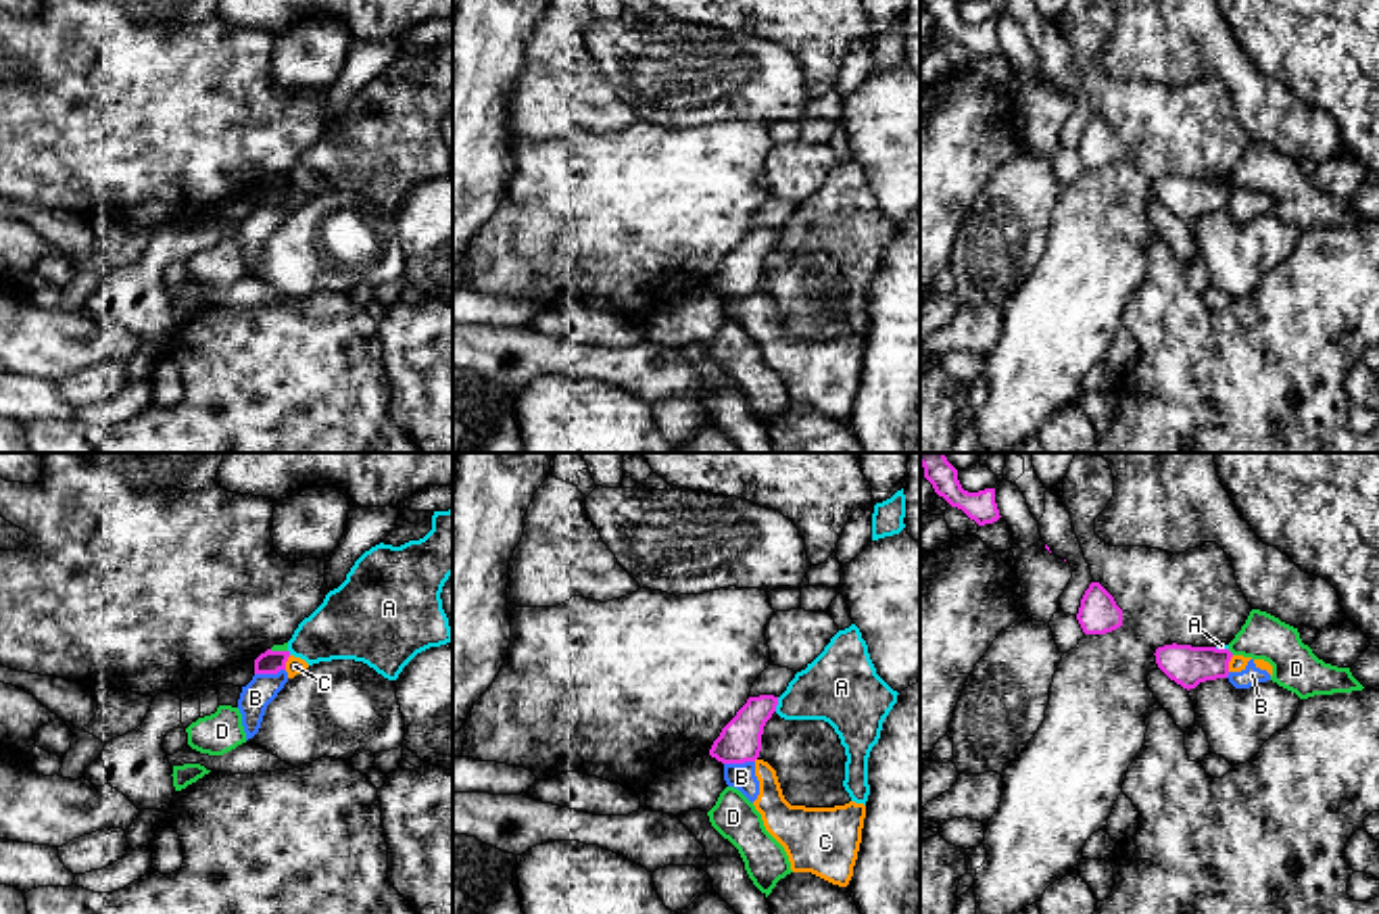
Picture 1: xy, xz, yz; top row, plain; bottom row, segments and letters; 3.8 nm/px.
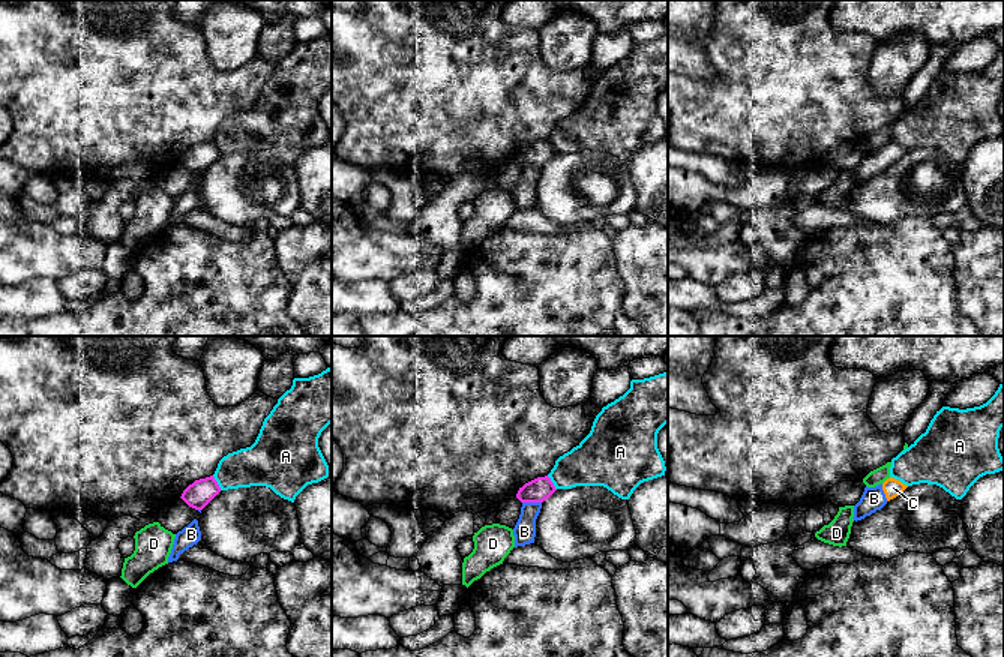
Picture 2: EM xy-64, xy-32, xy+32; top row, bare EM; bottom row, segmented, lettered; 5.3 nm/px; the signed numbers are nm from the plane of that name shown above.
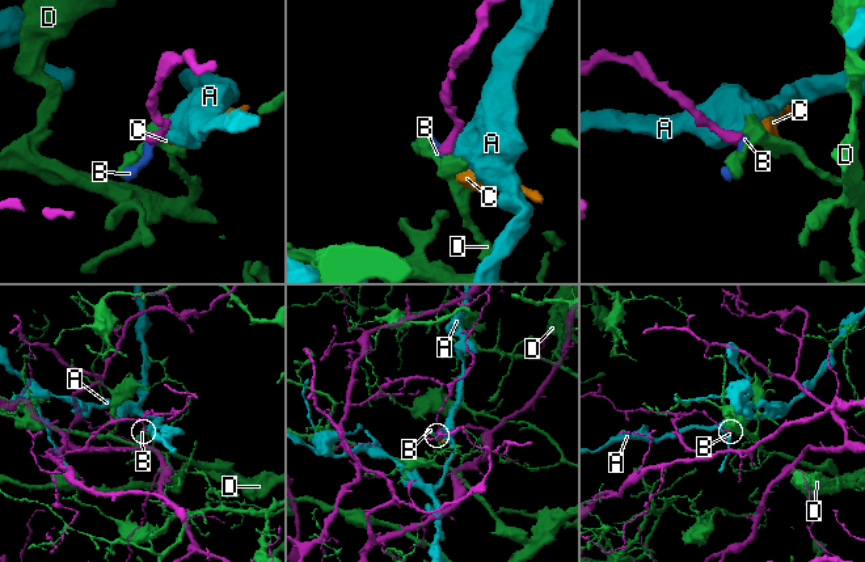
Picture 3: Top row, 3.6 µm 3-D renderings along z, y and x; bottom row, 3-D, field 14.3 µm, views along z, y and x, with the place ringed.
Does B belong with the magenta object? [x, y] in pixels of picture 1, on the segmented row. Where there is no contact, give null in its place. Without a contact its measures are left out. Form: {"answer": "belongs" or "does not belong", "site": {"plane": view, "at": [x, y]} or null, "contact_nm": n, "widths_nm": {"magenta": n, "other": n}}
{"answer": "does not belong", "site": {"plane": "xy", "at": [270, 672]}, "contact_nm": 120, "widths_nm": {"magenta": 90, "other": 120}}

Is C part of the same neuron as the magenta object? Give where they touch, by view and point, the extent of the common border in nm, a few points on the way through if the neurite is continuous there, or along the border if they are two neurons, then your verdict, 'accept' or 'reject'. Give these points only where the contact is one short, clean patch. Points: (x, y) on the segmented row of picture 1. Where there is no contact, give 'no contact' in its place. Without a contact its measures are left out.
contact yz (1227, 664); length 70 nm; border yz (1234, 656), (1227, 670); reject

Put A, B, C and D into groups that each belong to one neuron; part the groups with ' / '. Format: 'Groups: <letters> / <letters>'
Groups: A / B C / D

